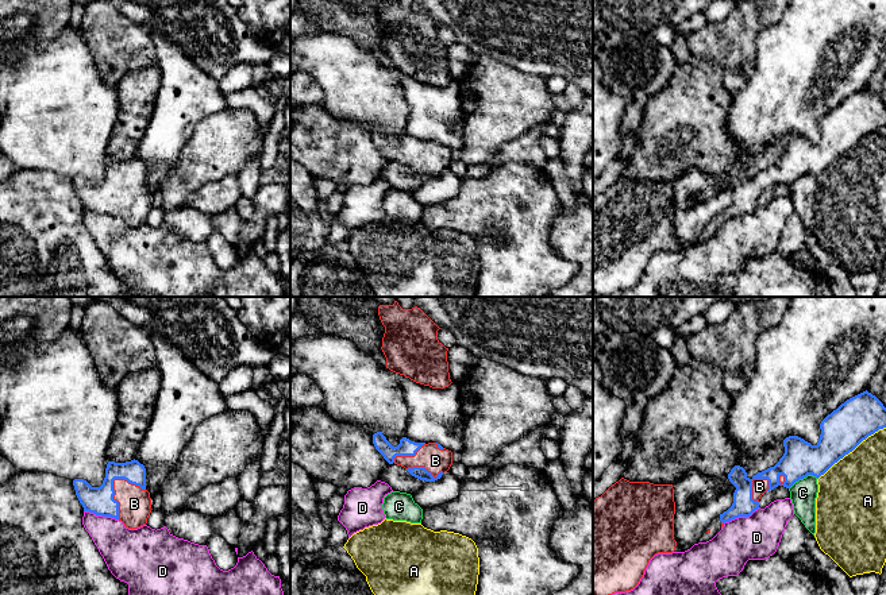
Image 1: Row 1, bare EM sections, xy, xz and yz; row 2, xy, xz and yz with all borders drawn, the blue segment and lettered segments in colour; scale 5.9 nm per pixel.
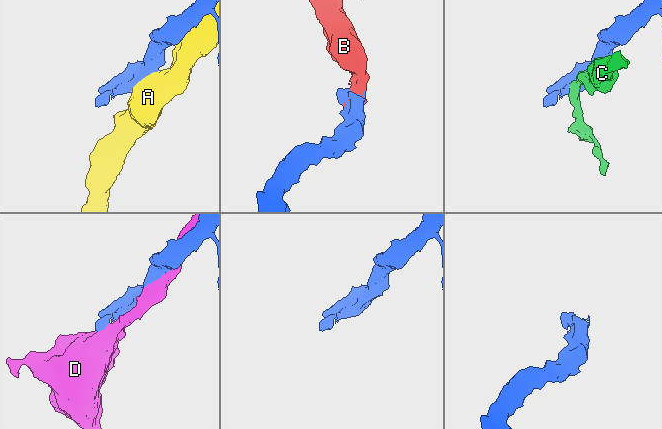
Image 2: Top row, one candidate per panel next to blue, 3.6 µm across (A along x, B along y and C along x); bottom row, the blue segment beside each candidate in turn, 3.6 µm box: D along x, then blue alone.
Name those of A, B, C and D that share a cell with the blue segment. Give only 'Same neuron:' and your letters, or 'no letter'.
Same neuron: B

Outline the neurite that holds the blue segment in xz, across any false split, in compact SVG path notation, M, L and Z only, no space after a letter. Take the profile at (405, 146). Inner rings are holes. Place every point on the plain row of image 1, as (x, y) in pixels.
M377 130L373 132L373 142L389 162L404 165L420 178L435 179L452 162L452 150L438 140L415 140L402 135L400 142L393 144L382 130Z

